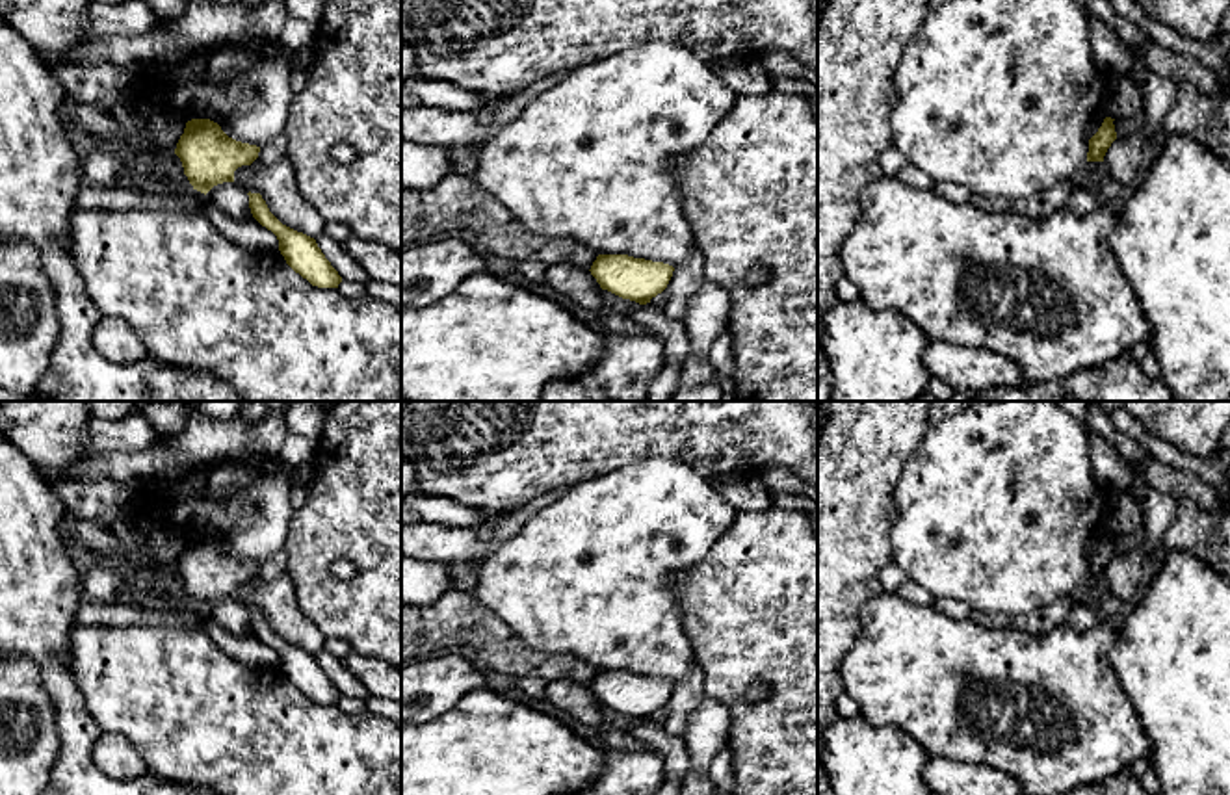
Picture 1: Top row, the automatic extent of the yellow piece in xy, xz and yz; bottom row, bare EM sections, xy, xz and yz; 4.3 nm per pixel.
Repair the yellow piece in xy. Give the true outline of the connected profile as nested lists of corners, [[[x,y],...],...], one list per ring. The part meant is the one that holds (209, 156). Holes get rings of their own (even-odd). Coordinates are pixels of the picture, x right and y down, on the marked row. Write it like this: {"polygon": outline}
{"polygon": [[[210,119],[188,121],[175,149],[190,184],[204,195],[217,184],[234,182],[234,171],[251,165],[258,152],[260,147],[229,137]]]}

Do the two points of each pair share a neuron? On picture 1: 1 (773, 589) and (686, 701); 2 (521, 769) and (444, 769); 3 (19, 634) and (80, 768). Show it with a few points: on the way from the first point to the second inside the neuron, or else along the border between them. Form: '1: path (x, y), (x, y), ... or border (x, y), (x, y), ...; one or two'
1: border (695, 660), (706, 693); two
2: path (502, 769), (463, 773); one
3: path (52, 665), (69, 701), (77, 734); one

